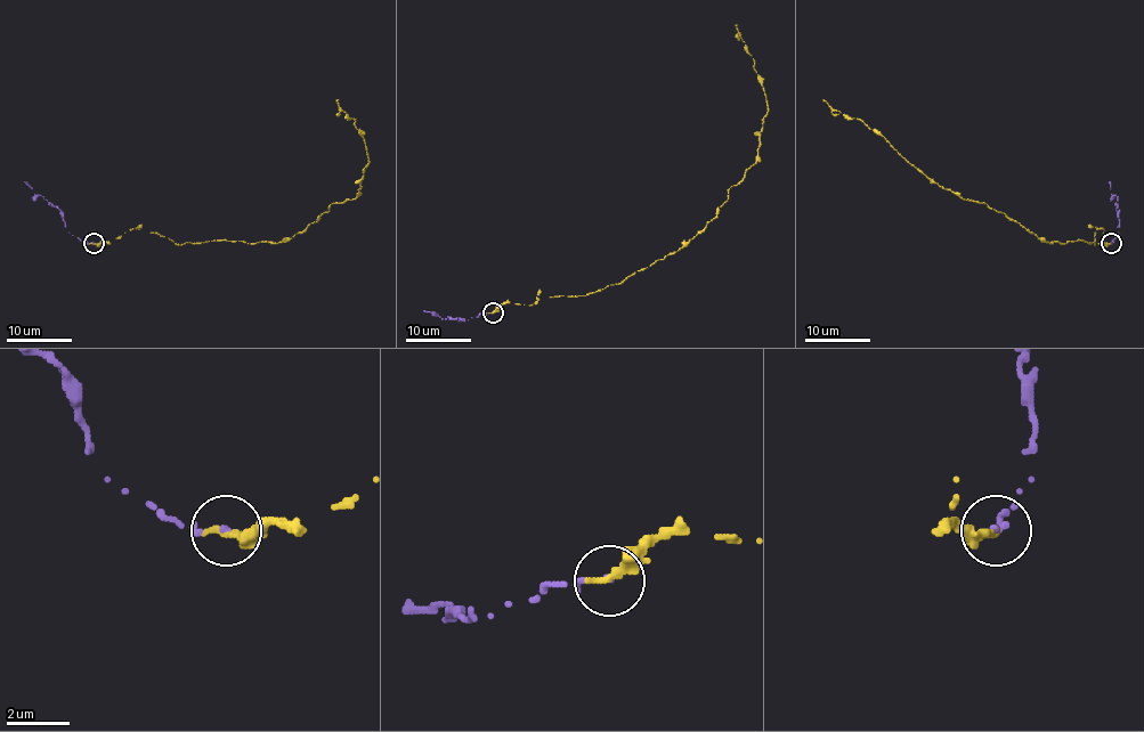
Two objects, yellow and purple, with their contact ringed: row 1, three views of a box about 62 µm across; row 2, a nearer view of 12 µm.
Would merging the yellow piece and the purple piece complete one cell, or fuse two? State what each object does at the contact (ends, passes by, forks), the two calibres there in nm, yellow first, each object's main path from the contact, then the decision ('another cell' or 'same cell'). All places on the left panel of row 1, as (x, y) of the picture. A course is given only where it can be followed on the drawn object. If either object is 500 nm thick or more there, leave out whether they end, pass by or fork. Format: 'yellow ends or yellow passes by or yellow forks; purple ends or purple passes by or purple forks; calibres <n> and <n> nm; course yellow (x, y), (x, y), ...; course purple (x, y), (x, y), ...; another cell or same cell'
yellow ends; purple passes by; calibres 320 and 110 nm; course yellow (94, 243), (139, 226), (177, 244), (281, 243), (332, 203), (356, 196), (368, 164), (363, 135), (339, 99); course purple (94, 243), (69, 233), (64, 213), (24, 181); same cell

